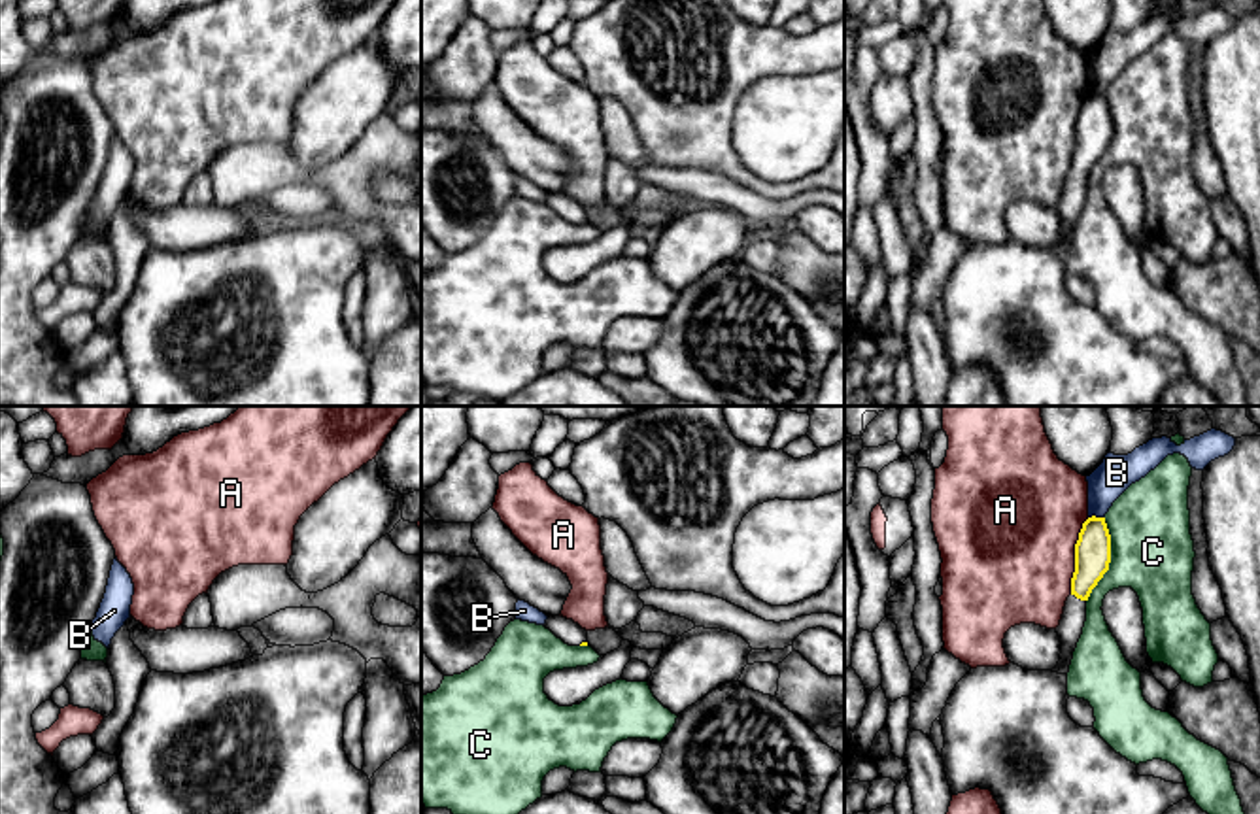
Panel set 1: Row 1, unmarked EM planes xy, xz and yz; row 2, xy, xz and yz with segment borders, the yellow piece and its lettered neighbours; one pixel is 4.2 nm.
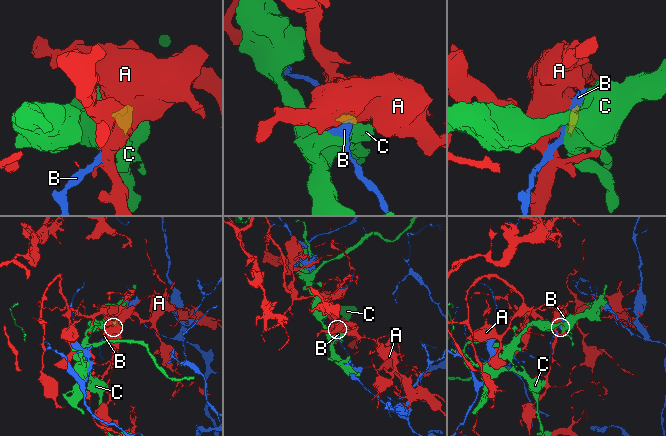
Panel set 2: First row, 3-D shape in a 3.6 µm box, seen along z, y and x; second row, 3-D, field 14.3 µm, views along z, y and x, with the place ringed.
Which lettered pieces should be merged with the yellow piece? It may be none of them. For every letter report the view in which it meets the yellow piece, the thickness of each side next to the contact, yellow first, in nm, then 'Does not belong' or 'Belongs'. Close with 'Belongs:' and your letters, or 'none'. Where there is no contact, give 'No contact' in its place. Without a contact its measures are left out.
A: Touches yellow in yz. Thickness 160 nm (yellow) against 500 nm. Does not belong
B: Touches yellow in yz. Thickness 160 nm (yellow) against 160 nm. Does not belong
C: Touches yellow in yz. Thickness 160 nm (yellow) against 360 nm. Does not belong
Belongs: none

